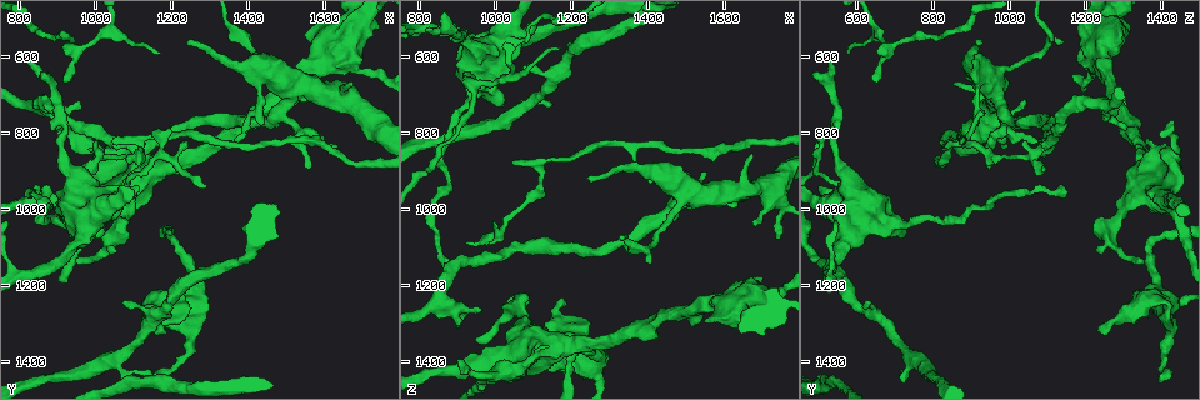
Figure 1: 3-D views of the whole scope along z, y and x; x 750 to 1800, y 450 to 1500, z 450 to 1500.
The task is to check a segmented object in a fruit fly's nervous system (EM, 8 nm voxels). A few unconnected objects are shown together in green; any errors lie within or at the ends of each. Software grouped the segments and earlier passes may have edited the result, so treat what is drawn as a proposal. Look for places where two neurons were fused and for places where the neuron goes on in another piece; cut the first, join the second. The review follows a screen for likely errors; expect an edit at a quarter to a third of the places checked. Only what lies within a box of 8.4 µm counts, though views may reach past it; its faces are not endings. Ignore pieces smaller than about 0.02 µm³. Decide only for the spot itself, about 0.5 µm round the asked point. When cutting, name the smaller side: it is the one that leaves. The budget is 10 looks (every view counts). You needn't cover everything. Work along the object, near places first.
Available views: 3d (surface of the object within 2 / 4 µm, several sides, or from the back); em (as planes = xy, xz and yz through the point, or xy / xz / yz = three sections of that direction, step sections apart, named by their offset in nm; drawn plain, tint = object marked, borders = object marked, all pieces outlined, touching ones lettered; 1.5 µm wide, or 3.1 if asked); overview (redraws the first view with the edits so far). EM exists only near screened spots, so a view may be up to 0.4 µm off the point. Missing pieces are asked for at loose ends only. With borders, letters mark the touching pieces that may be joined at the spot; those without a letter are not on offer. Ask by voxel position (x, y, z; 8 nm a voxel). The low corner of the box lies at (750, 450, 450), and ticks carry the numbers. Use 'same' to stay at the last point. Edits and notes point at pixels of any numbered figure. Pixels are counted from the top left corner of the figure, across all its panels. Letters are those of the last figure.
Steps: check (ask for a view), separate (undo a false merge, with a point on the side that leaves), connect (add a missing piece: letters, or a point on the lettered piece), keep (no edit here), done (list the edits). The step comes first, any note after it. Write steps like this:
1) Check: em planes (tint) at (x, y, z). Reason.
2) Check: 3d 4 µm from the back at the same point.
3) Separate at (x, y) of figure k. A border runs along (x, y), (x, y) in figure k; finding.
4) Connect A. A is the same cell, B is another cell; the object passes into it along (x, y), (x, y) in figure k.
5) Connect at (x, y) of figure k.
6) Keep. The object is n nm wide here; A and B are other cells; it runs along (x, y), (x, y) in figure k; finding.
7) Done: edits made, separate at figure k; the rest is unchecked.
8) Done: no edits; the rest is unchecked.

Check: em yz step 4 (plain) at (1185, 1315, 1250). Branch stops here.

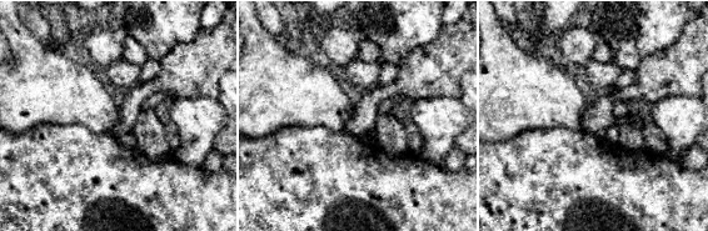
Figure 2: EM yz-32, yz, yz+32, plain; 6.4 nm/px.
Check: em yz step 4 (tint) at the same point. With the object marked.

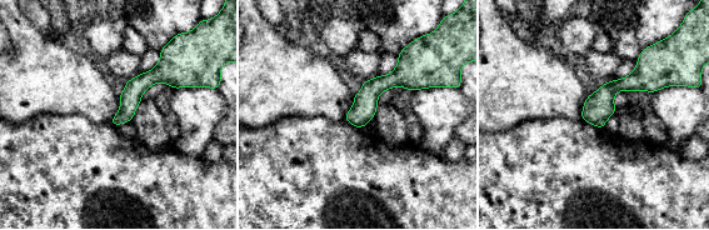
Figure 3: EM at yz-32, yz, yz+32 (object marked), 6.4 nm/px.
Check: em yz step 4 (borders) at the same point.

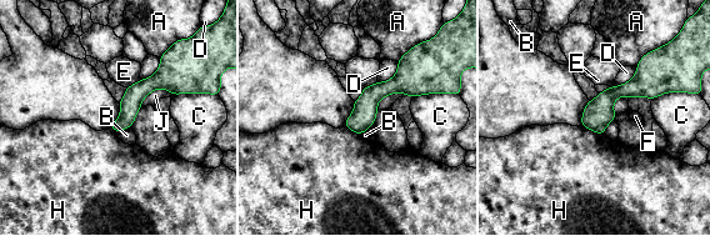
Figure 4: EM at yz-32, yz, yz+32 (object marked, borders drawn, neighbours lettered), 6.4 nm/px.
Keep. A, B, C, D, E, F, H and J are other cells; no lettered piece goes on from it.

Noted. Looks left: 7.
Check: em planes (borders) at (945, 1135, 1350). Thin end.

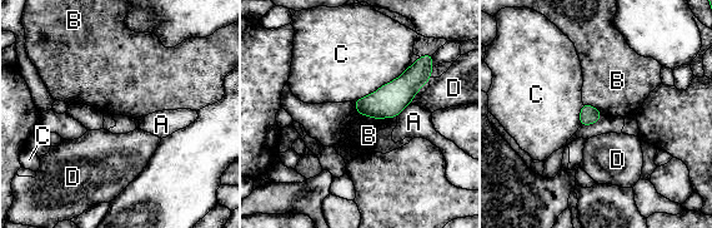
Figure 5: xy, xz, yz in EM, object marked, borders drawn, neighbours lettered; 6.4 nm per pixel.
Keep. The longest contact is with C, 420 nm; A, B, C and D are other cells; no lettered piece goes on from it.

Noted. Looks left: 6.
Check: em xz step 4 (tint) at (910, 665, 645). Free end.

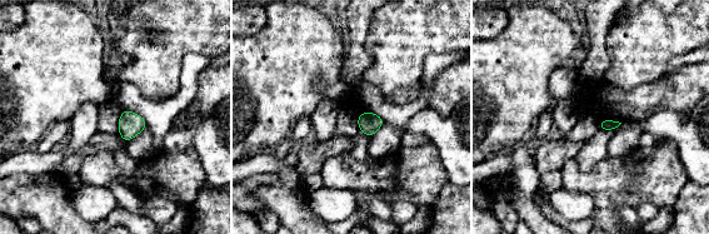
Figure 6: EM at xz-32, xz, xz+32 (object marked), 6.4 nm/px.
Check: em planes (borders) at the same point.

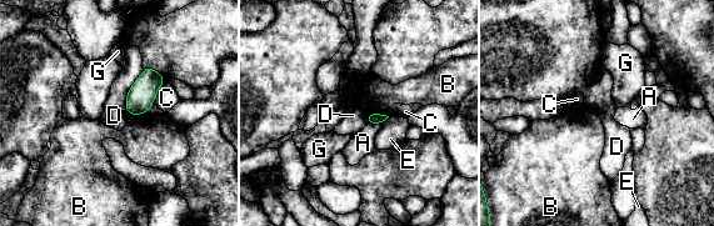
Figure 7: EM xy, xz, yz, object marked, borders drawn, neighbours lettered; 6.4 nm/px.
Keep. A, B, C, D, E and G are other cells; a border runs along (143, 69), (129, 89), (128, 114) in figure 7; none of them fits.

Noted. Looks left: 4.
Check: 3d 2 µm at (1000, 970, 565). Two arms at a narrow angle.

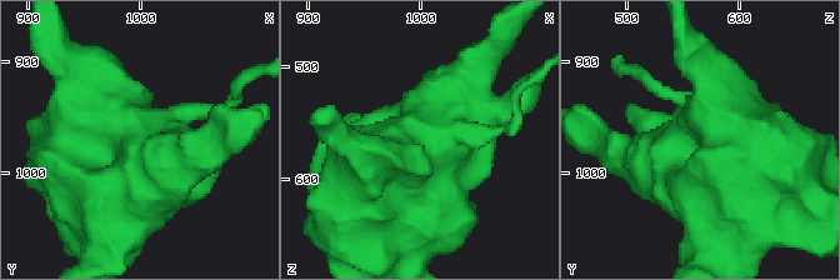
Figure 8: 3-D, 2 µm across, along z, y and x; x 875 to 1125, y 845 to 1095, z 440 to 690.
Check: em planes (tint) at (1006, 968, 560). Shape alone is not enough.

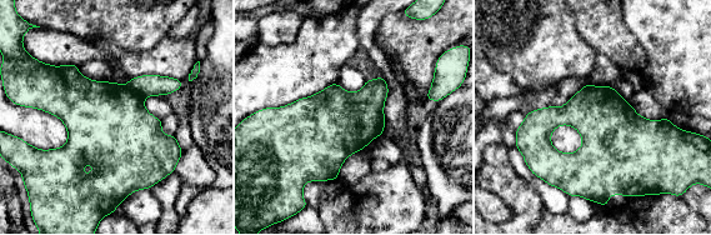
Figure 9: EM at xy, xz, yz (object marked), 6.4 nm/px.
Check: em planes (borders) at the same point. What lies round it.

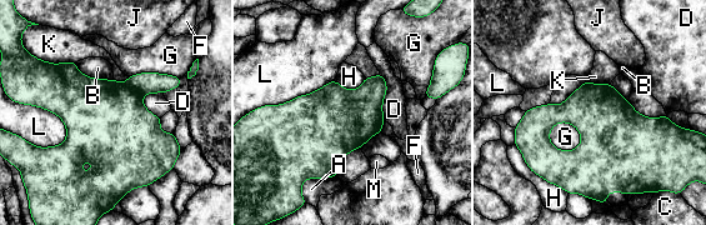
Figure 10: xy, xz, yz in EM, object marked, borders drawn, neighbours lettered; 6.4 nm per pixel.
Separate at (145, 83) of figure 10. A, B, C, D, F, G, H, J, K, L and M are other cells; a border runs along (125, 83), (141, 95) in figure 10; two neurons meet here.

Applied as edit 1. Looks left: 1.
Done: edits made, separate at figure 10; the rest is unchecked.

